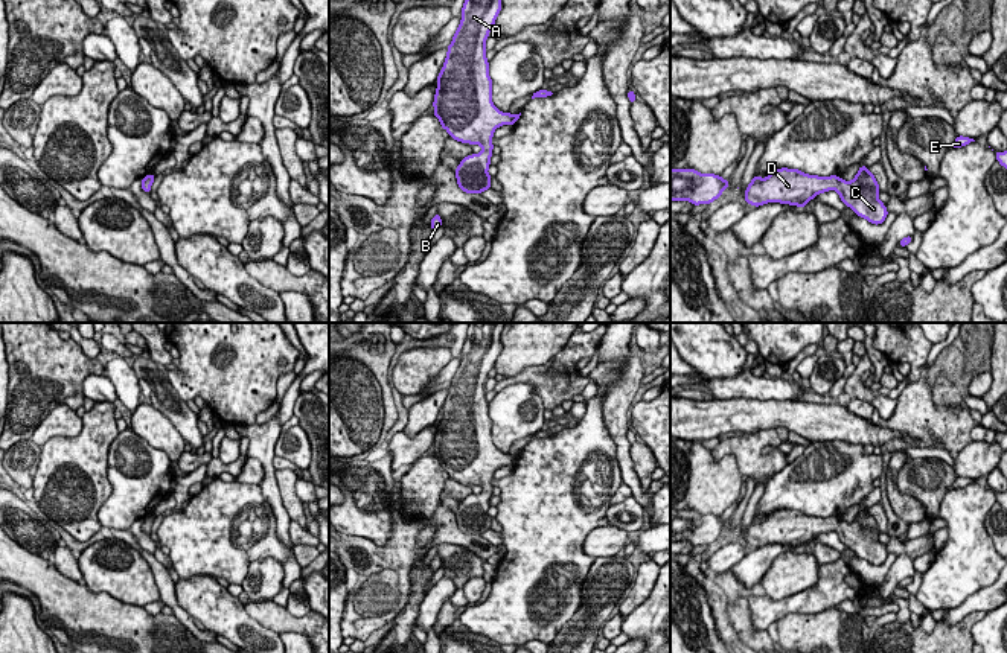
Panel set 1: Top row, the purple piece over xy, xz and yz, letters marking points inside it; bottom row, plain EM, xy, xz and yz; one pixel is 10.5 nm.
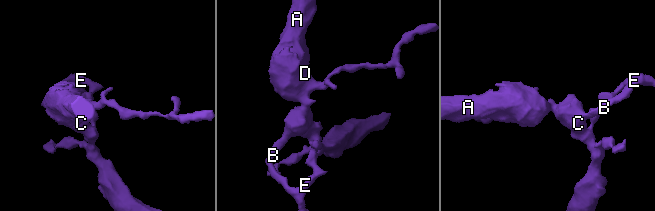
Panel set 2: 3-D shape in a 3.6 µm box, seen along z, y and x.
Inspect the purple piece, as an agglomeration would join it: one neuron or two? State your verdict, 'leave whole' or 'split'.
leave whole

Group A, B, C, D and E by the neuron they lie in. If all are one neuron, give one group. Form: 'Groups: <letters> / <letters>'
Groups: A B C D E

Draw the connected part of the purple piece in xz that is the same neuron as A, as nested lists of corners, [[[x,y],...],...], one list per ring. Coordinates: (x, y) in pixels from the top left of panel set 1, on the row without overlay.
[[[469,323],[460,365],[436,422],[433,455],[440,467],[451,479],[483,489],[480,495],[465,498],[454,511],[465,534],[491,530],[488,510],[494,495],[494,472],[515,466],[521,457],[503,454],[494,446],[486,400],[484,385],[503,349],[503,327],[504,323]]]

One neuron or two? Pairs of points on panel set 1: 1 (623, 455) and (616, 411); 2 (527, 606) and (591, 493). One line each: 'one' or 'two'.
1: one
2: one

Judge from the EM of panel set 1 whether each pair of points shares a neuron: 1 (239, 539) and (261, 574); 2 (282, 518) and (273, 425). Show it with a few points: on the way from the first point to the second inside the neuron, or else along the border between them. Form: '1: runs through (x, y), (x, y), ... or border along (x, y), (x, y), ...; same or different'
1: border along (281, 560), (271, 557), (255, 559), (241, 583); different
2: runs through (271, 495), (267, 448); same

